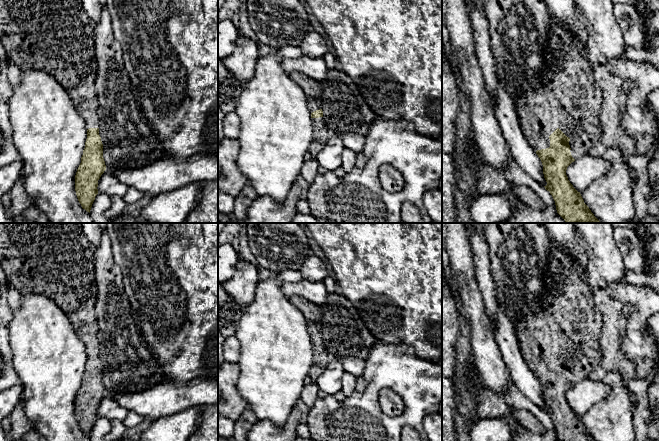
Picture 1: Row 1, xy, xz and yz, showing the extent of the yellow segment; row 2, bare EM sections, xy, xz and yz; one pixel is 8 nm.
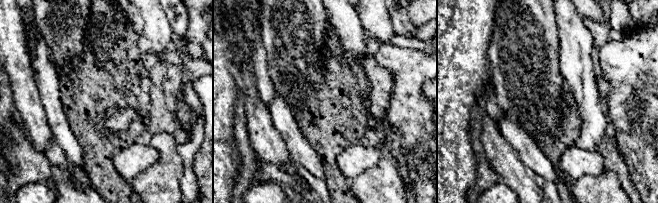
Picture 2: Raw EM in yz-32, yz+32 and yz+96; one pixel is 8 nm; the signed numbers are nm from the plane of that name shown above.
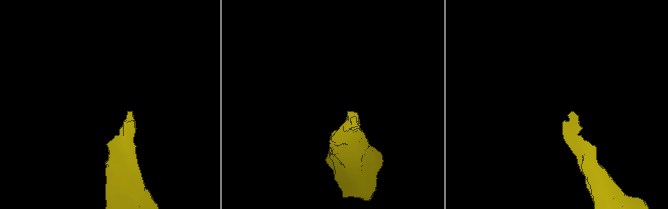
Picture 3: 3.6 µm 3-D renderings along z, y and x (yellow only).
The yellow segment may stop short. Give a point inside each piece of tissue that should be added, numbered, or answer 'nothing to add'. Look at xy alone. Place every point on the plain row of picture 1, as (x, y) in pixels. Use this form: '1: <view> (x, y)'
1: xy (52, 259)

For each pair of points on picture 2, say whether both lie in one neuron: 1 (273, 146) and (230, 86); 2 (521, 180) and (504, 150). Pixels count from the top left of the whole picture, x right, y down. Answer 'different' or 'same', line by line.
1: different
2: same

